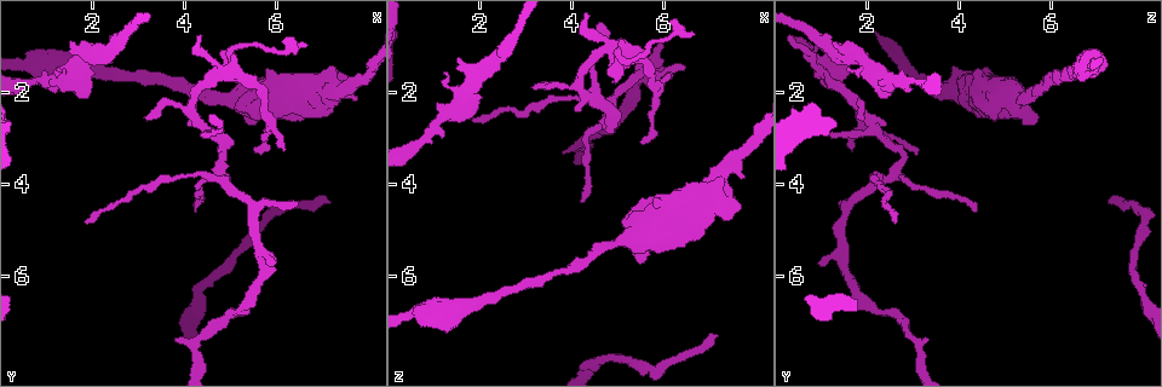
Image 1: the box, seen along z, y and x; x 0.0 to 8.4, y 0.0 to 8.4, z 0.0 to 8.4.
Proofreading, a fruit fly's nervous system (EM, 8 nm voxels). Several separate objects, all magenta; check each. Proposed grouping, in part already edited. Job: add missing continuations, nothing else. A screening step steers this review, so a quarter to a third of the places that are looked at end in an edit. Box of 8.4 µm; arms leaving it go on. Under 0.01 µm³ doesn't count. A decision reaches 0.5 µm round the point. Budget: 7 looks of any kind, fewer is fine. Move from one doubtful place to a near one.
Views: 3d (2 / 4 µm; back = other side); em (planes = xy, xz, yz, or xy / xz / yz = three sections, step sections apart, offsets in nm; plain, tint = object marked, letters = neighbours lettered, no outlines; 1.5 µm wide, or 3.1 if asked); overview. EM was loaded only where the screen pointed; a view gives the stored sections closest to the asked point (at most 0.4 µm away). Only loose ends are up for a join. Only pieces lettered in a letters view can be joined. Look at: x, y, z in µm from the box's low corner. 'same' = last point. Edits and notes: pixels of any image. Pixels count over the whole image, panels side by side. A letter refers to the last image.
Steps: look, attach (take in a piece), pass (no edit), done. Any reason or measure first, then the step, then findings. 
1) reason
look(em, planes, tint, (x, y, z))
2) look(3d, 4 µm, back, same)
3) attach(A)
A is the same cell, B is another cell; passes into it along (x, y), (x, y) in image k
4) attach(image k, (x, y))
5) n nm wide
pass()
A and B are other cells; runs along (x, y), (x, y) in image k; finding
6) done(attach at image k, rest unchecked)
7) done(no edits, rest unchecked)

branch stops here
look(em, planes, plain, (5.95, 5.75, 0.95))

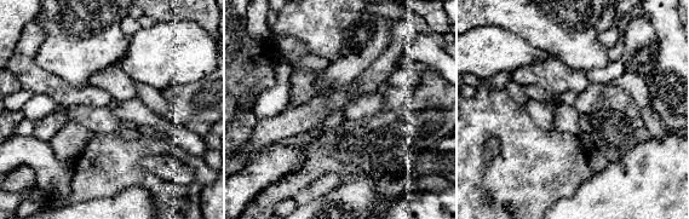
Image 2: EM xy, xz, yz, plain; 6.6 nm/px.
look(em, planes, letters, same)

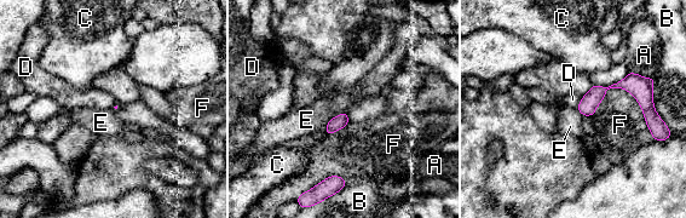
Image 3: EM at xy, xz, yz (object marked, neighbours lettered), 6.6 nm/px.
pass()
A, B, C, D, E and F are other cells; no lettered piece goes on from it

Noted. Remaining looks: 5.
tapers out
look(em, yz, step 8, tint, (5.55, 3.25, 3.15))

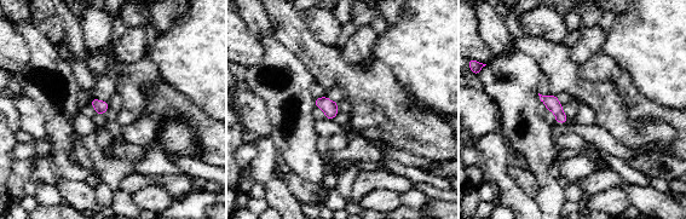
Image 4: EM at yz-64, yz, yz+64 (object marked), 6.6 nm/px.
look(em, planes, letters, same)

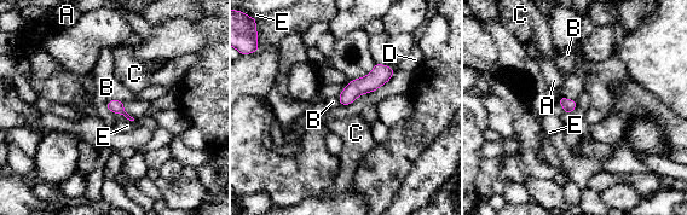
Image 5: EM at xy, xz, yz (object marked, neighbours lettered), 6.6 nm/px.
pass()
A, B, C, D and E are other cells; none of them fits

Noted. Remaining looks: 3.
look(em, xy, step 4, tint, (3.15, 2.55, 1.90))

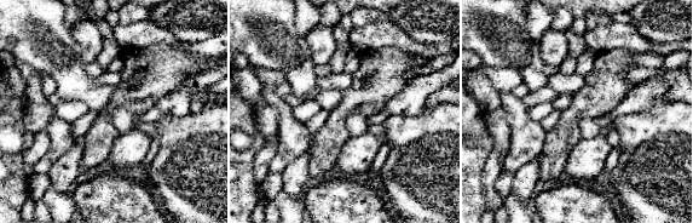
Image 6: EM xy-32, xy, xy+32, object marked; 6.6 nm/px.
look(em, planes, letters, same)

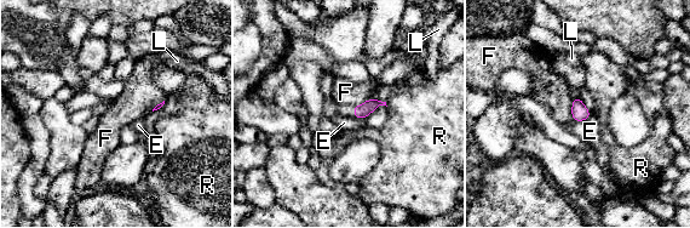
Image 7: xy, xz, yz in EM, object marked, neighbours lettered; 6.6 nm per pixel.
pass()
E, F, L and R are other cells; border along (591, 114), (584, 120), (574, 121) in image 7; no lettered piece goes on from it

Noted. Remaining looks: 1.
done(no edits, rest unchecked)

